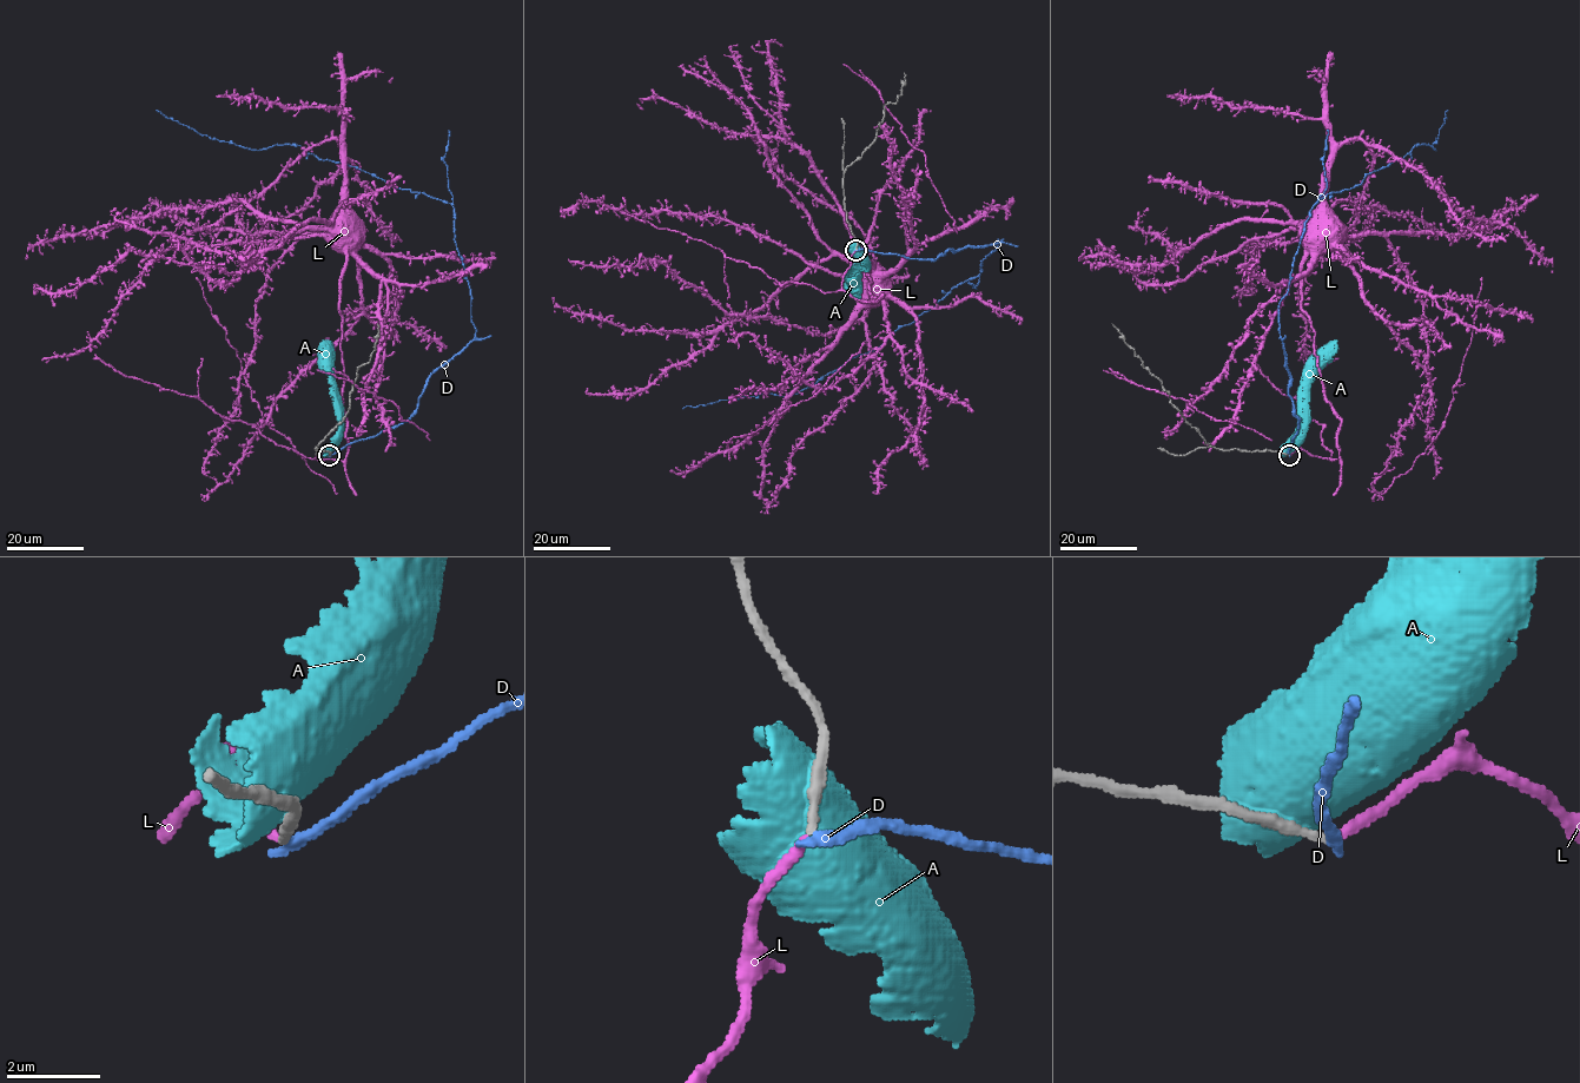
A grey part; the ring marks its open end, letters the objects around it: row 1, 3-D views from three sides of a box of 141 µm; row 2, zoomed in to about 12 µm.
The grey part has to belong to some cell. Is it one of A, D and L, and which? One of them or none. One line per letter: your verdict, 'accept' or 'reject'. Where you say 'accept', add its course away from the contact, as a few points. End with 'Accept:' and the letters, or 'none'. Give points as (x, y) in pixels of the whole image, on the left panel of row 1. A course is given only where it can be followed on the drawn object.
A: reject
D: reject
L: accept
Accept: L

